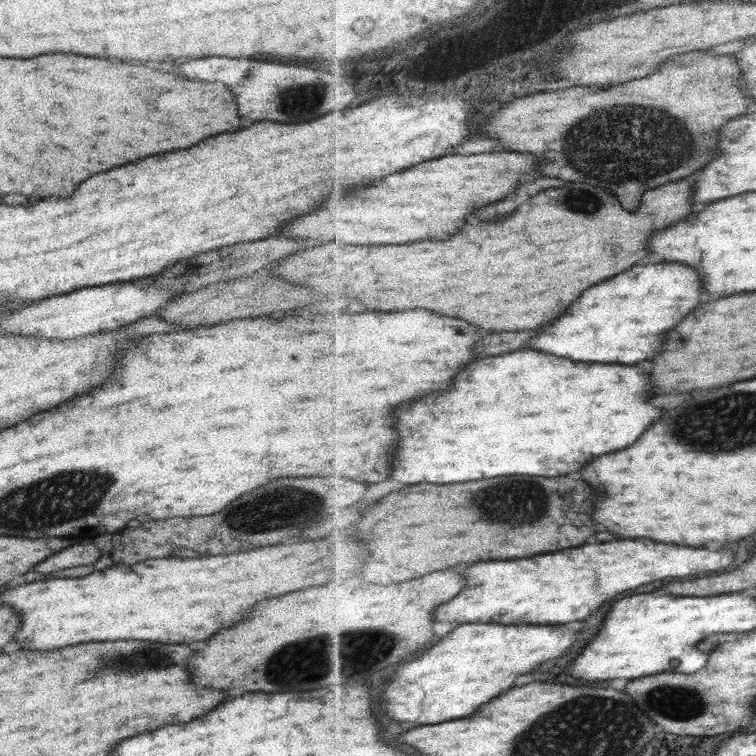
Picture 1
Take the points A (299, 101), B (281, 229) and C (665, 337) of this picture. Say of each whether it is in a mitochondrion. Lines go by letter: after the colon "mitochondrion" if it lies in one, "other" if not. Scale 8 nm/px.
A: mitochondrion
B: other
C: other

